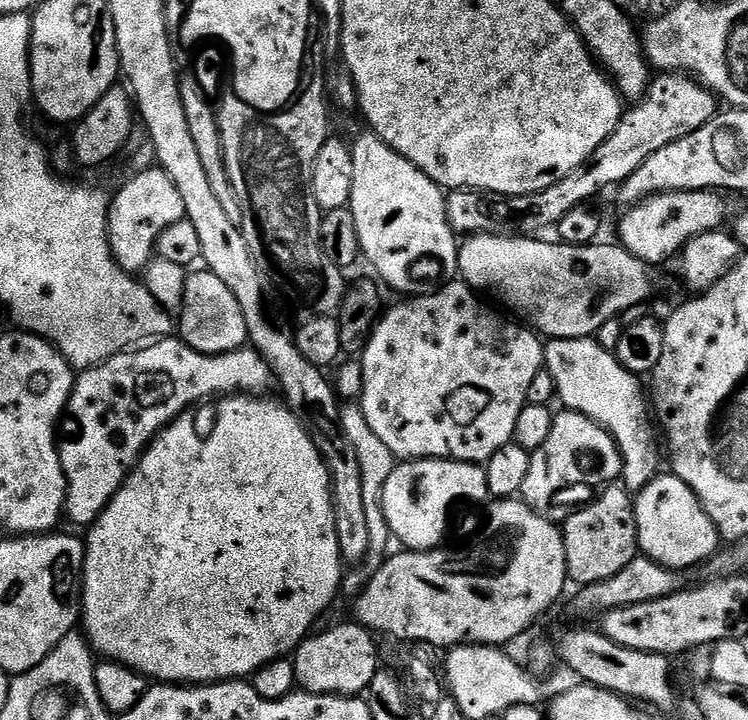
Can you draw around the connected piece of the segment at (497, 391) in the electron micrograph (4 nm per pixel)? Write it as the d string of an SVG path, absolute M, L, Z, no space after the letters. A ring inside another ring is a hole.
M463 282L445 284L428 296L413 296L405 299L405 304L396 304L388 313L385 311L379 317L376 329L364 348L364 356L359 357L362 366L362 390L358 403L364 412L366 422L370 422L370 430L390 446L390 450L401 461L409 460L466 460L469 462L487 462L502 446L513 443L514 426L518 426L518 414L522 414L524 405L528 403L530 382L534 382L534 374L538 374L545 367L544 349L541 337L531 327L523 323L511 324L503 320L496 312L491 312L480 300L481 297Z

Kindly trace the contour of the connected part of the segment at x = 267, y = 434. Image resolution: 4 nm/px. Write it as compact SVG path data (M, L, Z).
M228 394L215 403L204 402L187 408L153 438L118 494L110 498L100 517L87 529L88 536L84 540L82 632L97 657L124 664L153 681L177 686L251 678L252 687L263 700L281 700L297 687L295 663L291 659L276 659L287 652L288 655L295 653L296 647L317 627L316 619L331 606L340 588L342 561L338 534L334 530L332 491L326 462L288 405L279 399L264 399L268 398L260 394Z

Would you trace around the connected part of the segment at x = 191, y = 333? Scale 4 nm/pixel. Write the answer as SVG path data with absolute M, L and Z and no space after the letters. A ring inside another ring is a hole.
M201 270L187 277L184 282L184 305L178 313L178 336L194 350L217 356L232 352L248 344L246 318L242 318L242 306L230 291L230 286L218 278L218 274Z

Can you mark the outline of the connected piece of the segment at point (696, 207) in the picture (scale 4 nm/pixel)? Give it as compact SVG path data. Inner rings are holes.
M705 190L702 192L657 192L655 196L647 196L645 200L639 200L637 204L631 205L631 207L625 211L628 213L626 213L620 220L620 237L618 237L619 243L623 245L623 247L627 248L630 254L634 254L639 260L644 261L644 263L649 266L660 264L663 260L670 259L671 256L674 256L674 258L679 257L685 244L687 244L688 240L693 236L706 234L708 231L723 229L725 227L724 219L728 216L728 204L723 200L723 198L725 199L725 197L716 190Z

